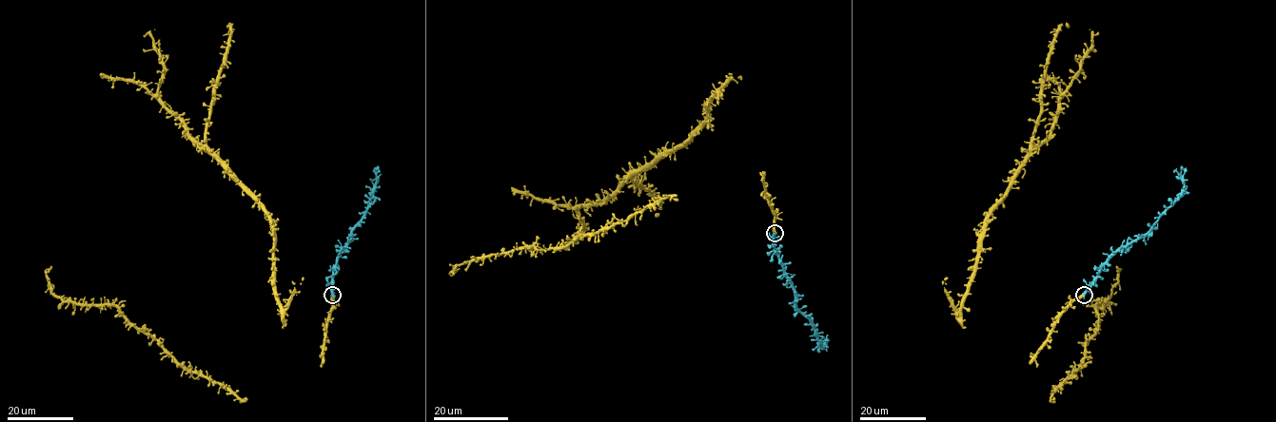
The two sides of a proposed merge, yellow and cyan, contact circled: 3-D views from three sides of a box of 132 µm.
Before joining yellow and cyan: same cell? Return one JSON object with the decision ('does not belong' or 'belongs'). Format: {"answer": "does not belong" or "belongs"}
{"answer": "belongs"}

